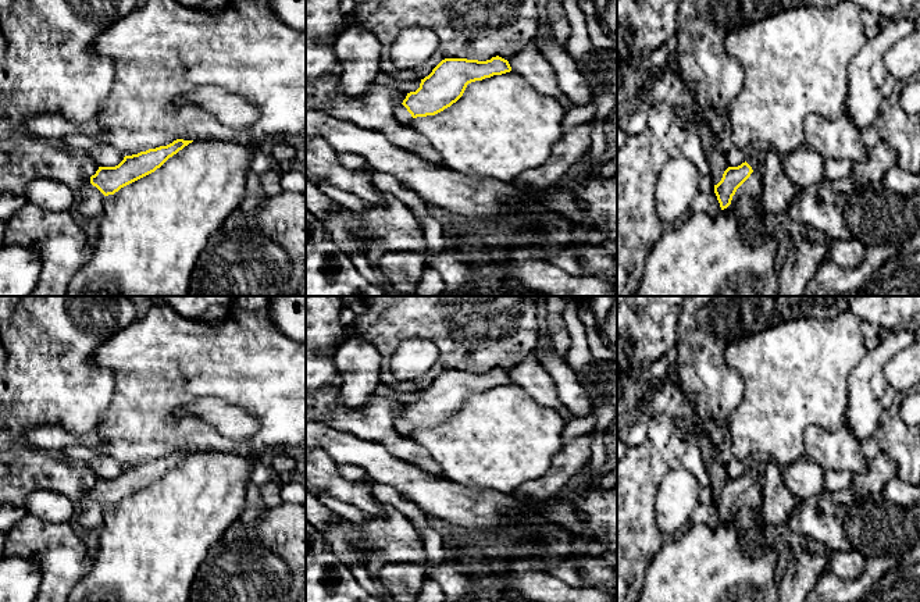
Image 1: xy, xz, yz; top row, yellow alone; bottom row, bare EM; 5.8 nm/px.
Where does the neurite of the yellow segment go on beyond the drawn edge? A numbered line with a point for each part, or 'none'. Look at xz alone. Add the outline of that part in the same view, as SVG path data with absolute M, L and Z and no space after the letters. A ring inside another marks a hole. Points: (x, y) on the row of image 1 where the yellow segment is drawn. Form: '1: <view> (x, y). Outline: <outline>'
1: xz (400, 111). Outline: M402 103L396 106L395 117L403 125L410 125L413 120L411 114L407 111L407 108Z

